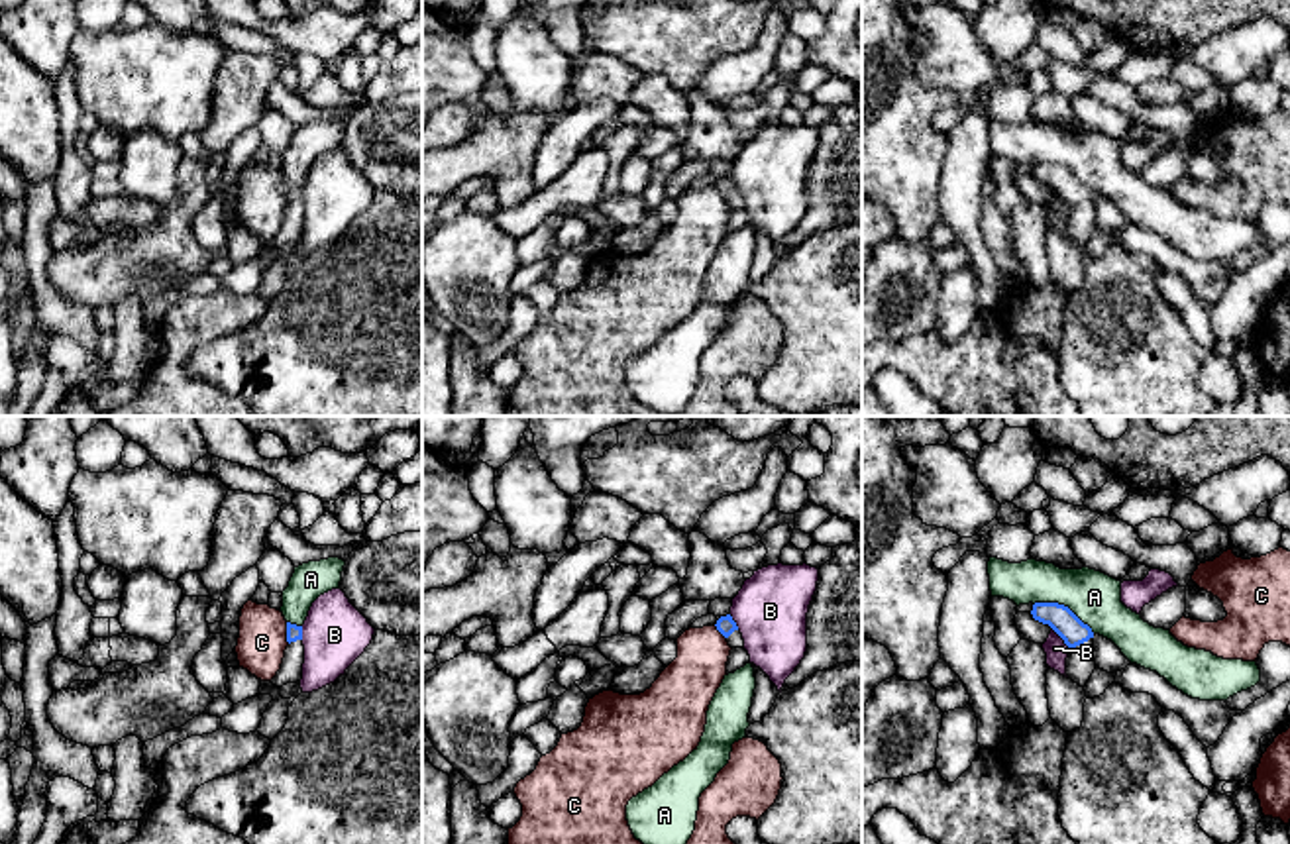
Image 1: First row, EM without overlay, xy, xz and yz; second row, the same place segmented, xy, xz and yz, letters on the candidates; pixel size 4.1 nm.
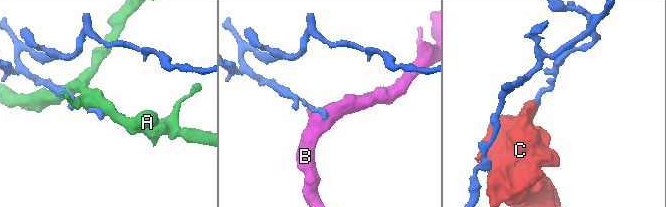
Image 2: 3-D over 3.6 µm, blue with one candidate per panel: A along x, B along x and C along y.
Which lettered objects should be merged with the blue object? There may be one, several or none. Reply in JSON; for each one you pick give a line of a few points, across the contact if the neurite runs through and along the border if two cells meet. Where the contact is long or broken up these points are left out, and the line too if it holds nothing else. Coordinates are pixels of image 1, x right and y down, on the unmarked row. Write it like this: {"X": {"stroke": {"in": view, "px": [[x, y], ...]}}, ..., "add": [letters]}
{"add": []}

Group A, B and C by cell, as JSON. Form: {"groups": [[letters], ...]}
{"groups": [["A"], ["B"], ["C"]]}

